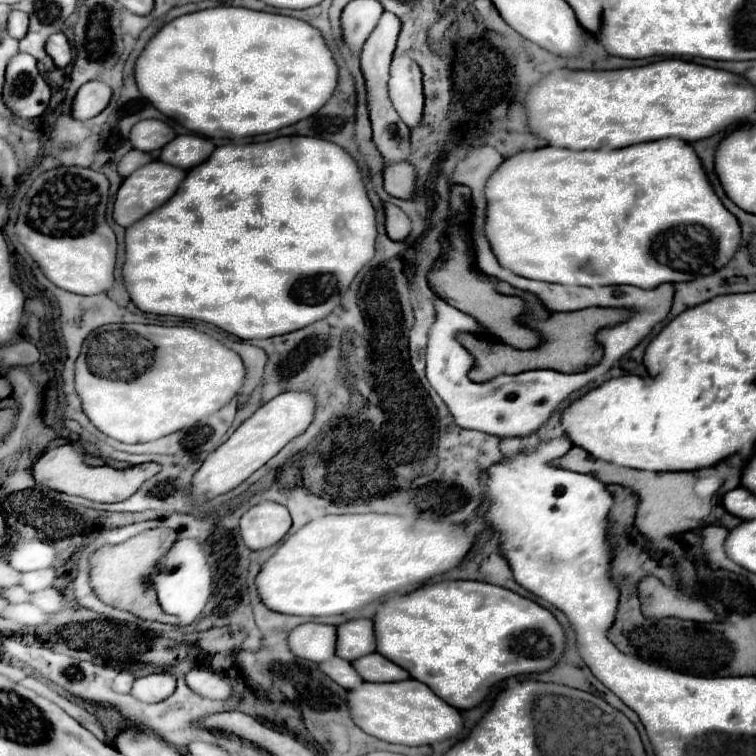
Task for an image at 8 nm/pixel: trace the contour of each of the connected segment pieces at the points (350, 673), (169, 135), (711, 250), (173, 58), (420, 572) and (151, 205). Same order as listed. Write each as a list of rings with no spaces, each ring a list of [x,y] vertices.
[[[332,657],[324,663],[320,663],[320,669],[338,685],[342,685],[344,689],[354,689],[356,685],[364,683],[364,679],[358,675],[358,671],[352,667],[352,663],[340,659],[340,657]]]
[[[160,119],[140,121],[130,131],[132,145],[136,149],[140,149],[140,151],[156,151],[156,149],[162,149],[174,137],[176,137],[174,129],[170,125],[166,125],[164,121],[160,121]]]
[[[660,139],[656,143],[640,143],[626,149],[598,149],[598,151],[572,151],[560,147],[542,147],[536,151],[524,151],[520,155],[504,159],[498,167],[496,175],[488,179],[488,219],[486,219],[486,235],[500,259],[502,267],[508,267],[520,277],[530,277],[548,283],[560,285],[634,285],[640,289],[654,289],[662,283],[680,283],[694,281],[704,275],[712,275],[722,269],[738,251],[742,241],[742,231],[738,219],[722,205],[718,195],[714,193],[708,175],[700,163],[696,151],[684,143],[682,139]]]
[[[214,7],[214,9],[204,9],[198,13],[182,15],[168,25],[164,25],[144,47],[142,55],[136,59],[136,83],[144,99],[148,99],[158,111],[162,111],[166,117],[178,119],[186,129],[190,131],[202,131],[200,135],[204,137],[246,137],[246,135],[258,135],[258,133],[268,133],[274,129],[280,129],[284,125],[292,125],[314,111],[322,109],[330,97],[336,91],[338,85],[338,65],[334,61],[332,51],[328,49],[322,33],[314,29],[312,25],[292,19],[292,17],[282,17],[282,15],[272,15],[272,13],[262,13],[262,11],[252,11],[244,7]]]
[[[380,513],[326,515],[306,523],[298,533],[284,541],[278,551],[264,563],[260,575],[256,577],[256,585],[260,597],[264,599],[264,605],[274,611],[304,617],[340,615],[362,609],[368,603],[384,597],[400,597],[412,593],[428,579],[462,565],[466,555],[474,549],[474,543],[478,543],[478,537],[472,535],[468,529],[440,519]]]
[[[152,161],[150,165],[134,171],[130,177],[124,179],[124,183],[118,189],[116,195],[116,203],[114,203],[114,221],[122,227],[130,227],[132,223],[140,221],[142,217],[146,217],[150,211],[154,211],[158,205],[164,205],[178,189],[178,185],[182,183],[182,179],[186,177],[186,171],[180,167],[172,167],[172,165],[164,165],[160,161]]]

